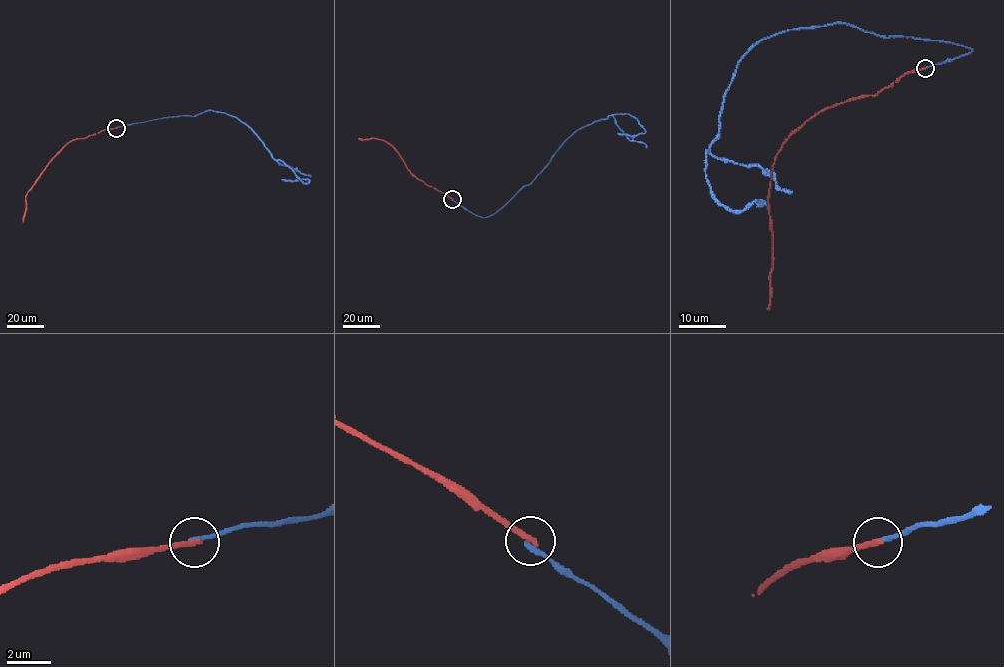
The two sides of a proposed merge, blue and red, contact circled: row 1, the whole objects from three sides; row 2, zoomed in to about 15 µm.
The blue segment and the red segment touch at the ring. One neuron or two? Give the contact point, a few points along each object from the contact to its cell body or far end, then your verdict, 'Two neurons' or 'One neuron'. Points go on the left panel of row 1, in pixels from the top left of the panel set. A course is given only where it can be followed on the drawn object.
Place: (116, 128). Course of blue: (116, 127), (210, 110), (224, 113), (245, 123), (271, 155), (283, 161), (303, 183), (309, 181), (281, 179). Course of red: (116, 127), (71, 140), (54, 156), (26, 194), (23, 222). Two neurons

